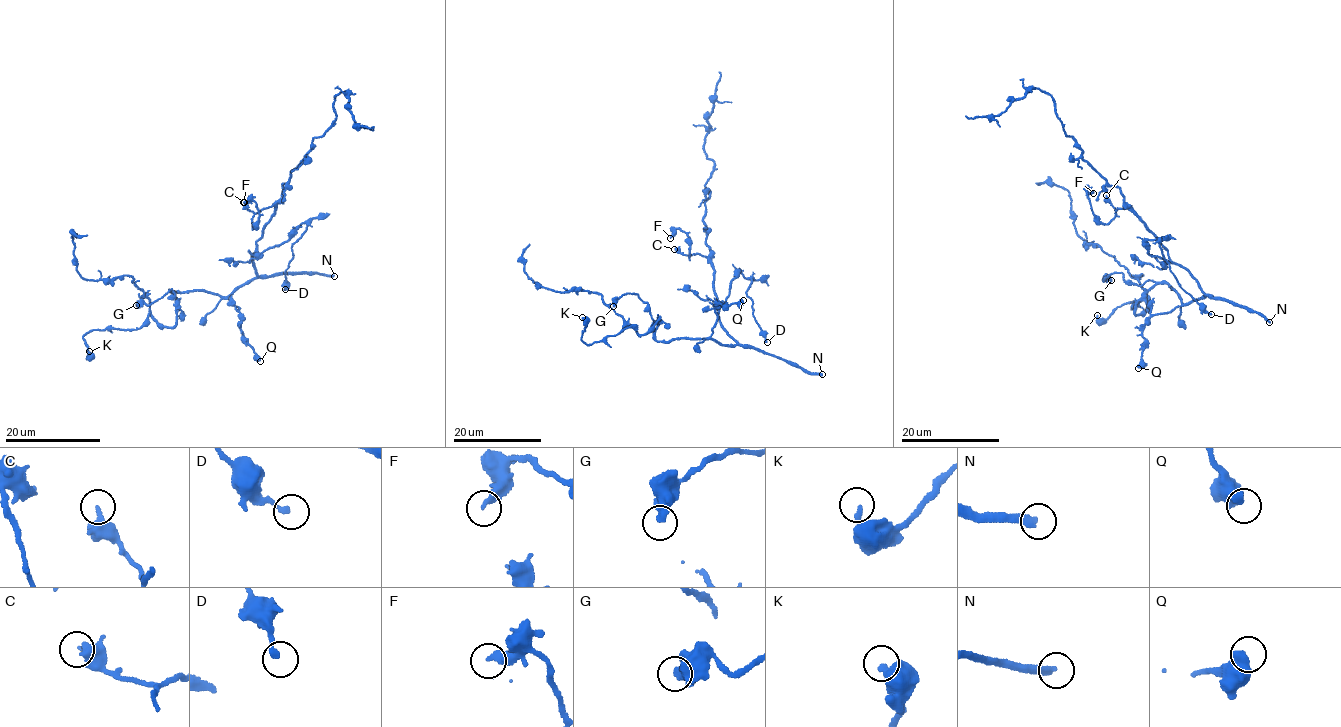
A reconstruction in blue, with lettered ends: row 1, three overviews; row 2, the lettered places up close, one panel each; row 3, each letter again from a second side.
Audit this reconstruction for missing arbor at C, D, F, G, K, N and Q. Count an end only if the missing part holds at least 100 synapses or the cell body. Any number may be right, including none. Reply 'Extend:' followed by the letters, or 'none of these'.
Extend: N

